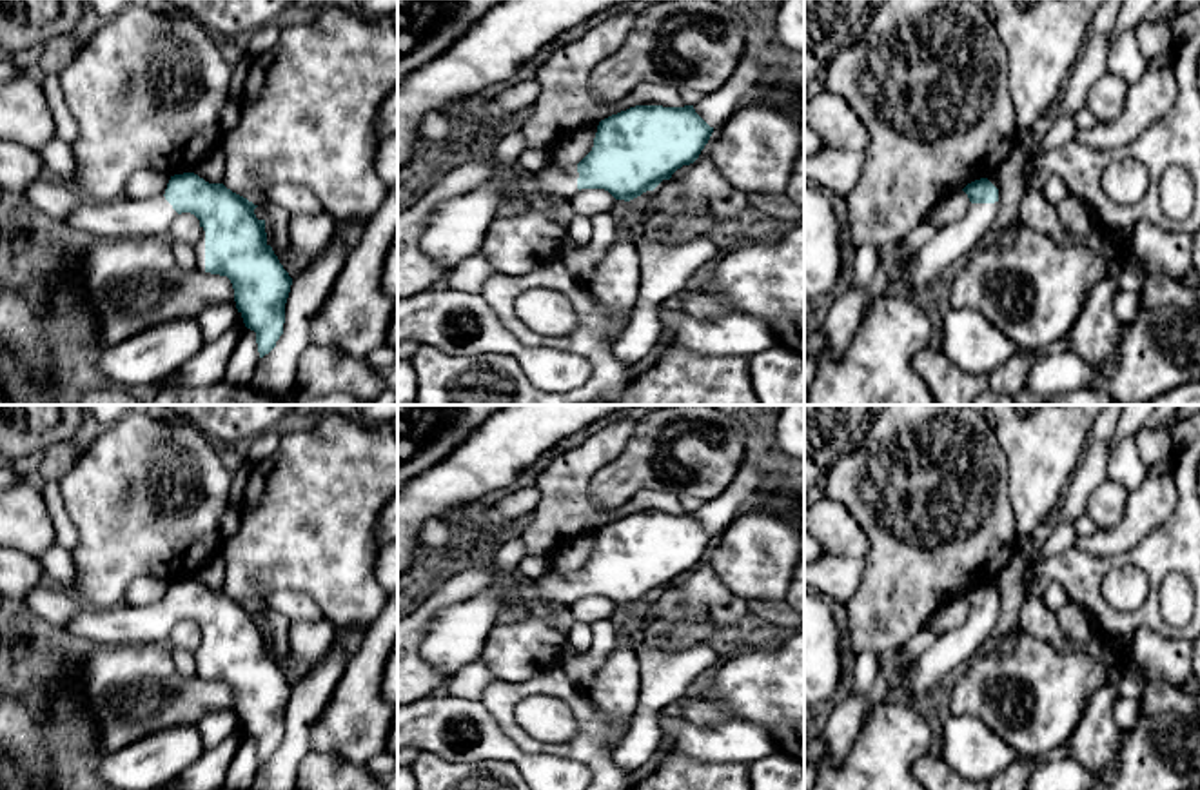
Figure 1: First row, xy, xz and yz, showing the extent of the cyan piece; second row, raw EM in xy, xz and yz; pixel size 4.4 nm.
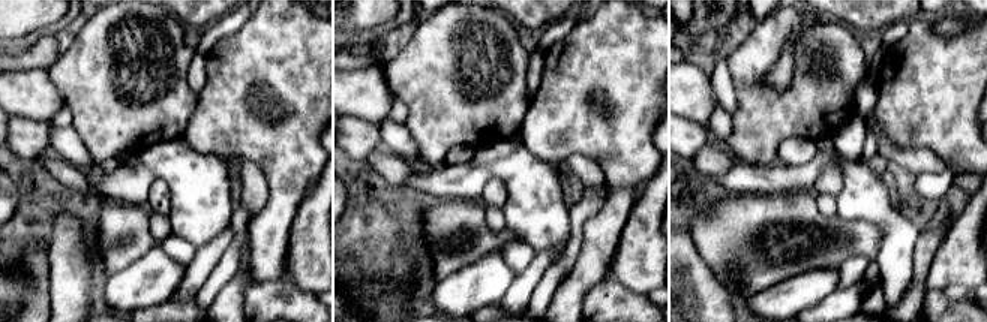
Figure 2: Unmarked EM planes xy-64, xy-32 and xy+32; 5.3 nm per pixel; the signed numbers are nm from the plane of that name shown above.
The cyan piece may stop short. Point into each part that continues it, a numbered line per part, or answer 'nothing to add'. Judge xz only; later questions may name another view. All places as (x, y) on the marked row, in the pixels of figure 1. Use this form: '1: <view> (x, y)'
1: xz (456, 227)

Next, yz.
1: yz (921, 267)

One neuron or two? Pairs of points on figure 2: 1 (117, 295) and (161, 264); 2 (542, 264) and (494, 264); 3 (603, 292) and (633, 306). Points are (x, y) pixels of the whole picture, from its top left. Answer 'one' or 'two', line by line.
1: one
2: two
3: one

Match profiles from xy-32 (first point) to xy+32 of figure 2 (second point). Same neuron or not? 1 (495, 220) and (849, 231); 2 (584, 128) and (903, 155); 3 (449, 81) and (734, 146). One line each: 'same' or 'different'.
1: different
2: different
3: same

